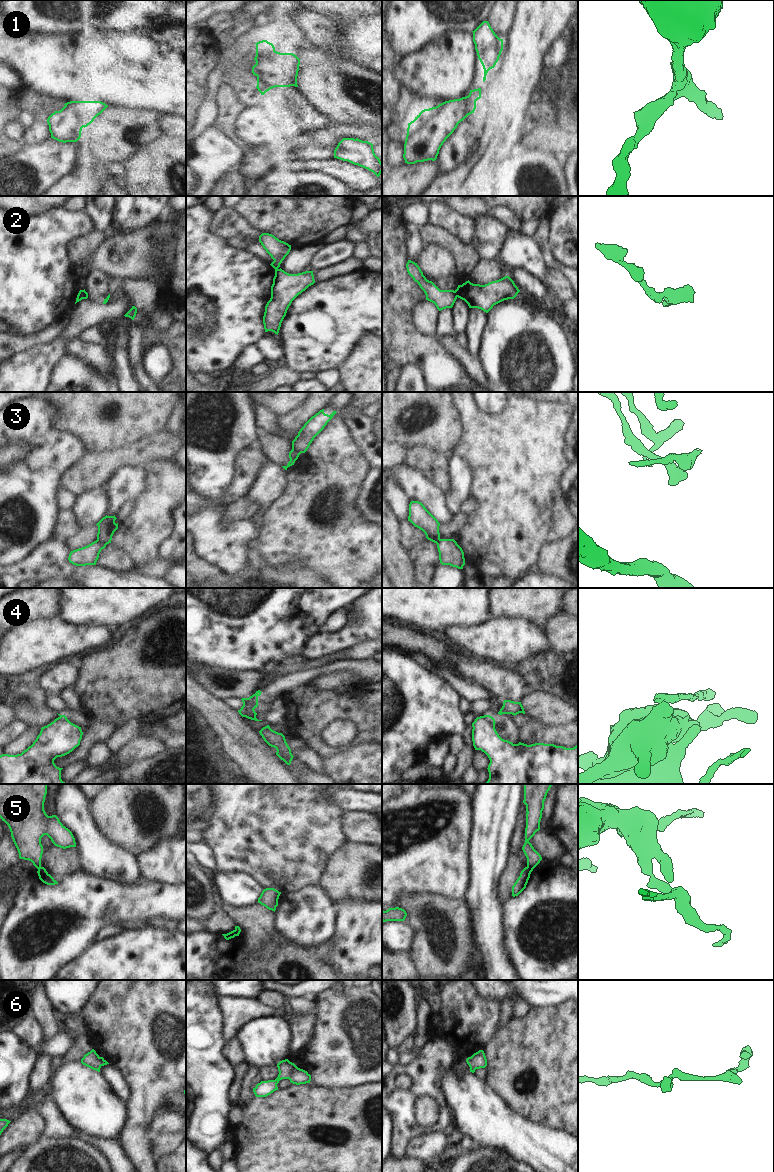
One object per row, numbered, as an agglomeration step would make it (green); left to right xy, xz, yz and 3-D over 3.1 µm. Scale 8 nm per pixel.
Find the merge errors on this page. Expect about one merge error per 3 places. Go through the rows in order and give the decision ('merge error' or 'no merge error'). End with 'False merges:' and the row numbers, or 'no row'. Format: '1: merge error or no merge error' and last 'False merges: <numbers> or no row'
1: no merge error
2: merge error
3: merge error
4: merge error
5: merge error
6: no merge error
False merges: 2, 3, 4, 5

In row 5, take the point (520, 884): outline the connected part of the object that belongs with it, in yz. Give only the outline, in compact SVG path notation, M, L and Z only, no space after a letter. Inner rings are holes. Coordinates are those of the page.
M525 867L521 873L514 885L512 886L512 896L518 896L525 888L528 883L528 880L530 878L530 874L533 871L533 869Z

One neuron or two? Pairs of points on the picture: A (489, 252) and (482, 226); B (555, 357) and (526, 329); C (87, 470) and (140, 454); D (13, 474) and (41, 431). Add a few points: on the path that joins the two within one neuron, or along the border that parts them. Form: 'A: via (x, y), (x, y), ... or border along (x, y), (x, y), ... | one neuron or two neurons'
A: via (488, 246), (488, 232) | one neuron
B: via (549, 349), (541, 339), (534, 337) | one neuron
C: via (100, 466), (112, 459), (127, 456) | one neuron
D: via (24, 466), (43, 447), (43, 442) | one neuron

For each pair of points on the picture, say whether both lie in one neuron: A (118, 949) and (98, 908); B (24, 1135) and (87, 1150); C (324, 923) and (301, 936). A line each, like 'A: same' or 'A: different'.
A: different
B: different
C: same

